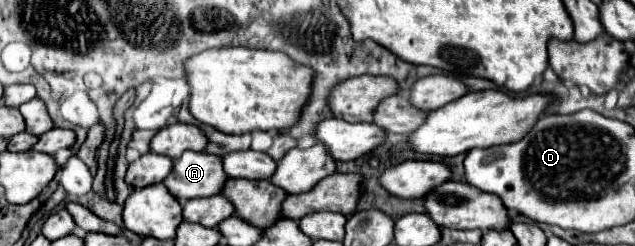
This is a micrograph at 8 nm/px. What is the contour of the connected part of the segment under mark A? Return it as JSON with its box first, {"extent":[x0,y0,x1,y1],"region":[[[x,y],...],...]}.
{"extent":[163,151,227,203],"region":[[[185,151],[173,161],[173,169],[165,177],[163,185],[179,203],[185,203],[187,199],[195,197],[217,195],[221,181],[227,181],[221,157]]]}

